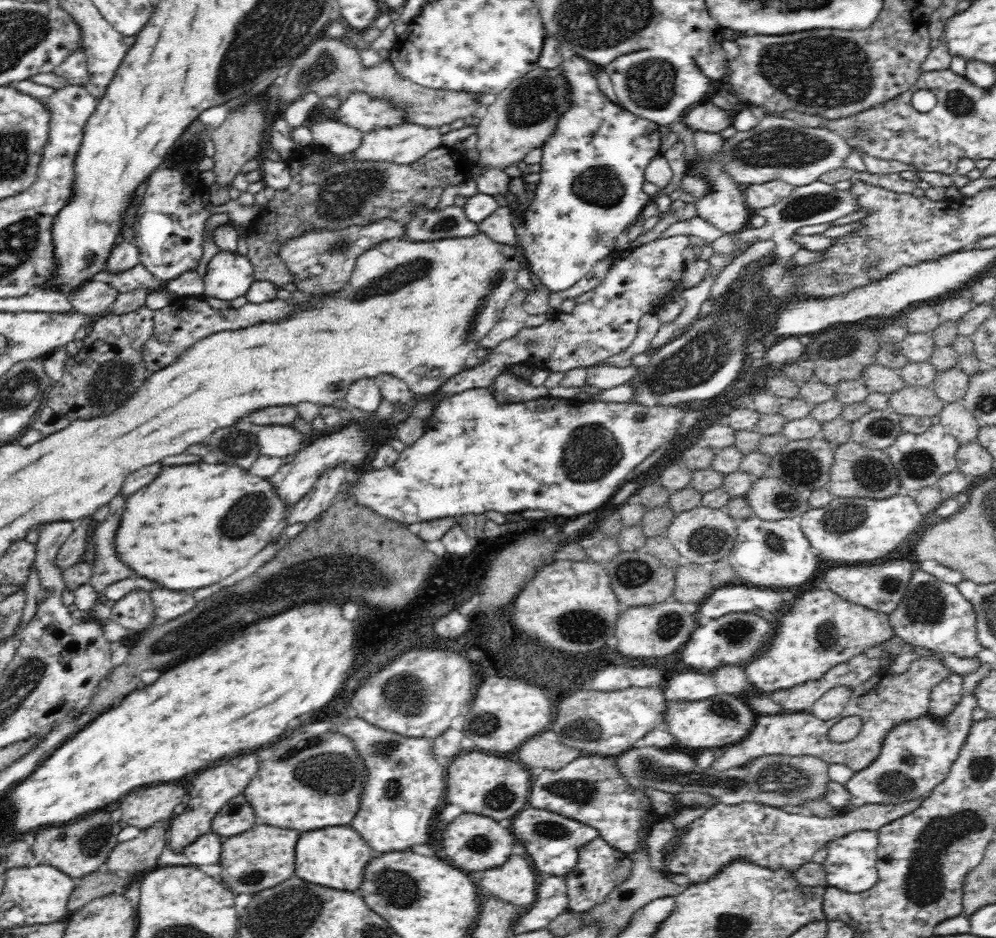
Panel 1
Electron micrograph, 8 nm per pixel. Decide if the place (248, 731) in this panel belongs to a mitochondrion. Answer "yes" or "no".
no

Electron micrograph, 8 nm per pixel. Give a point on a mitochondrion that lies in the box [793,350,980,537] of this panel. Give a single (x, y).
(874, 476)

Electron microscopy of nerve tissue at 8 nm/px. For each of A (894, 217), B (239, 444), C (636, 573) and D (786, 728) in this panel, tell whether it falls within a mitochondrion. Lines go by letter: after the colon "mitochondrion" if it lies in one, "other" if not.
A: other
B: mitochondrion
C: mitochondrion
D: other

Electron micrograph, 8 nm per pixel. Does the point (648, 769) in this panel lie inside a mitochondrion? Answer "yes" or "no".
yes

